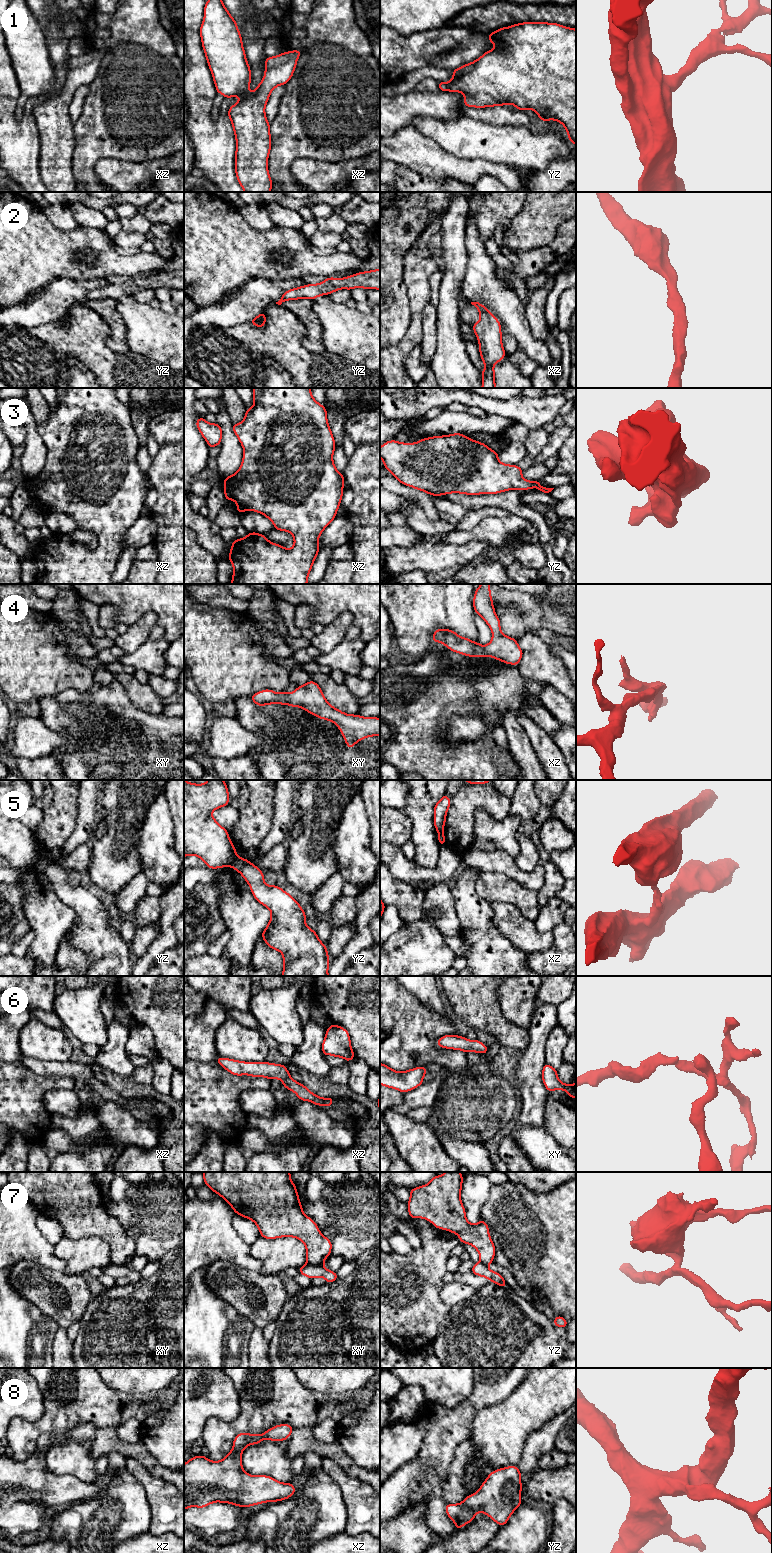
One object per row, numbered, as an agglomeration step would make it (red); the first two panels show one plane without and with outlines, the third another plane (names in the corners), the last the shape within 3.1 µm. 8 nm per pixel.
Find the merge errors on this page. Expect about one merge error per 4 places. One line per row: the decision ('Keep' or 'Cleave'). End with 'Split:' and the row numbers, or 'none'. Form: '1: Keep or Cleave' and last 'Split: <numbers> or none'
1: Keep
2: Keep
3: Keep
4: Keep
5: Cleave
6: Keep
7: Cleave
8: Keep
Split: 5, 7

